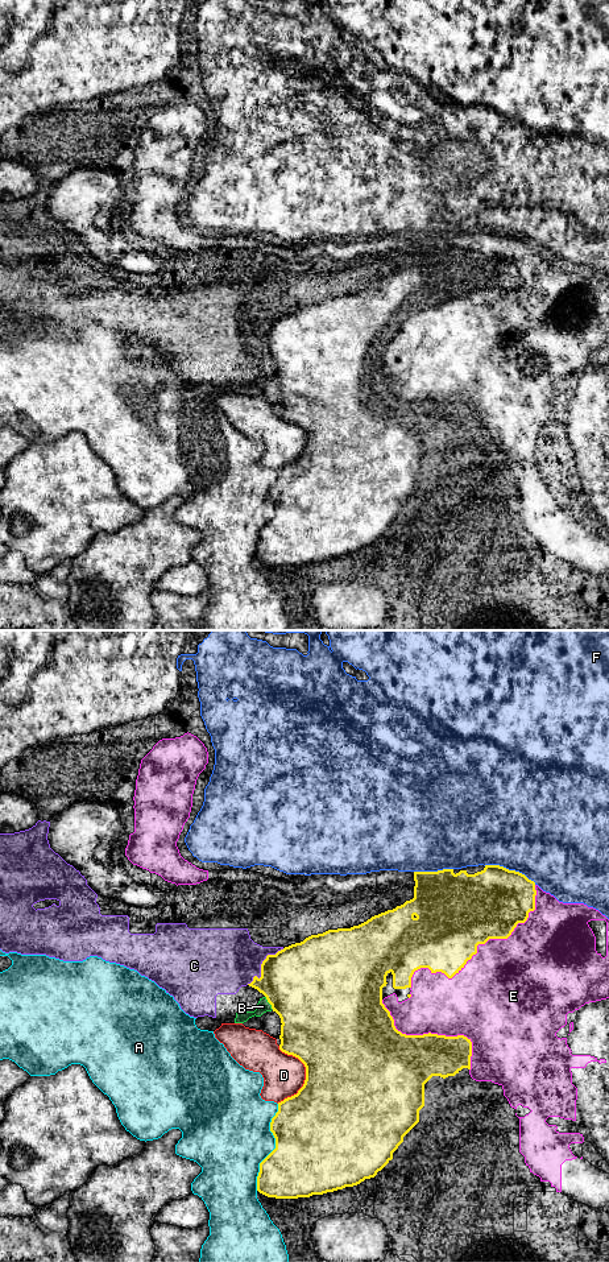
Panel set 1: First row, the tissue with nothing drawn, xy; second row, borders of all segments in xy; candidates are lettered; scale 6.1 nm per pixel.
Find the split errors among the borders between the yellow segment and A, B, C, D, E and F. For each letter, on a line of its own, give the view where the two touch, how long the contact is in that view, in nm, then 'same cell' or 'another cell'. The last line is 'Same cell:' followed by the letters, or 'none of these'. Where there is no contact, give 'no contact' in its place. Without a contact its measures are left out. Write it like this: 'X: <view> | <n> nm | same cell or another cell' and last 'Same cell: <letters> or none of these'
A: xy | 550 nm | another cell
B: xy | 100 nm | another cell
C: xy | 320 nm | another cell
D: xy | 360 nm | another cell
E: xy | 1000 nm | another cell
F: xy | 340 nm | another cell
Same cell: none of these

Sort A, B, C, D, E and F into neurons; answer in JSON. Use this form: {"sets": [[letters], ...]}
{"sets": [["A"], ["B", "C"], ["D"], ["E"], ["F"]]}

